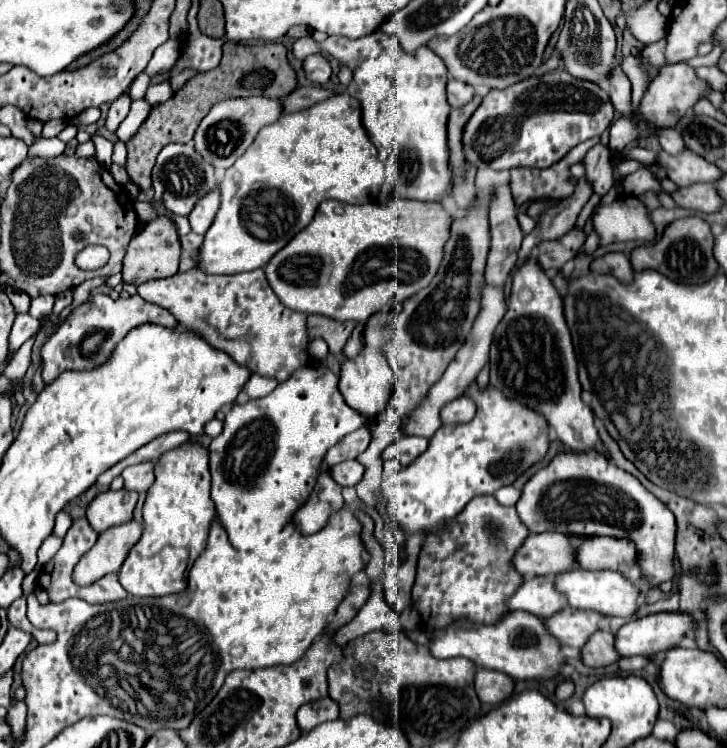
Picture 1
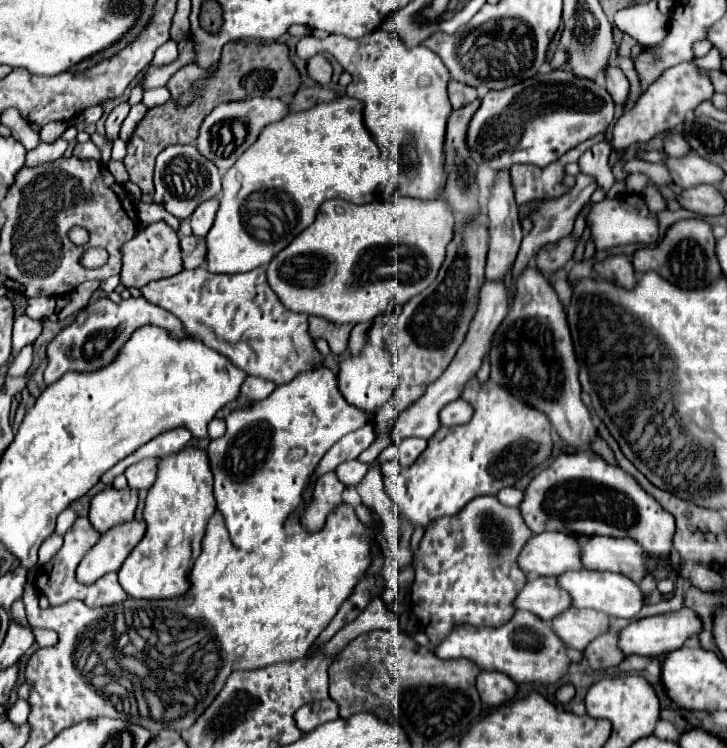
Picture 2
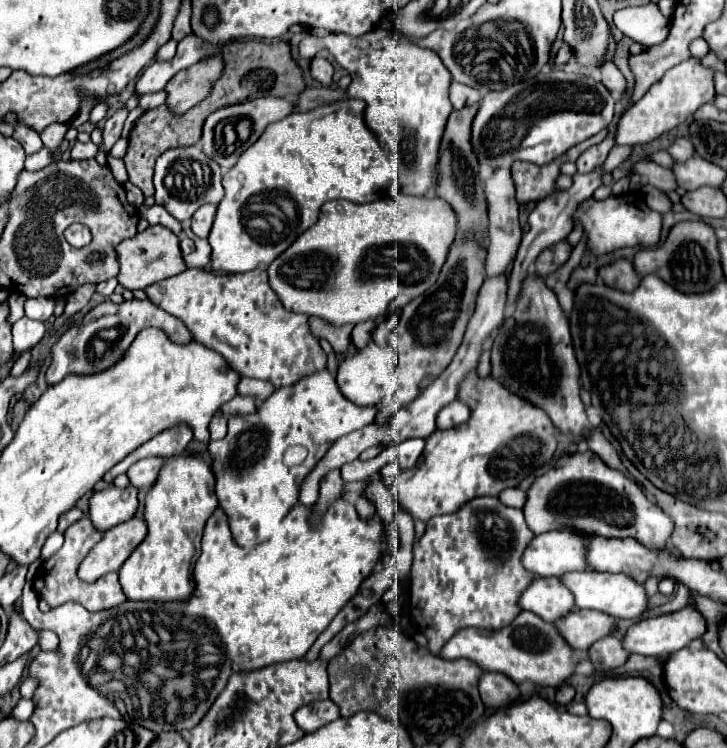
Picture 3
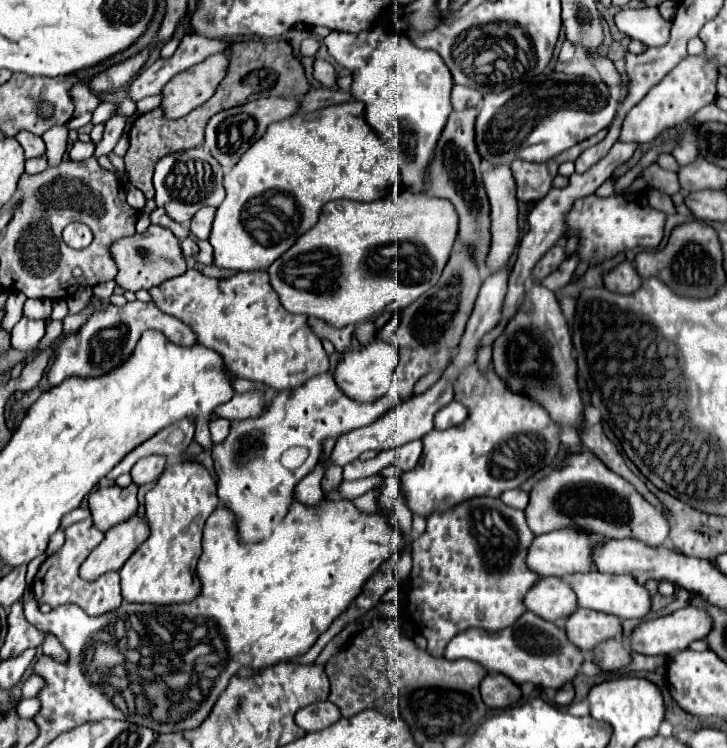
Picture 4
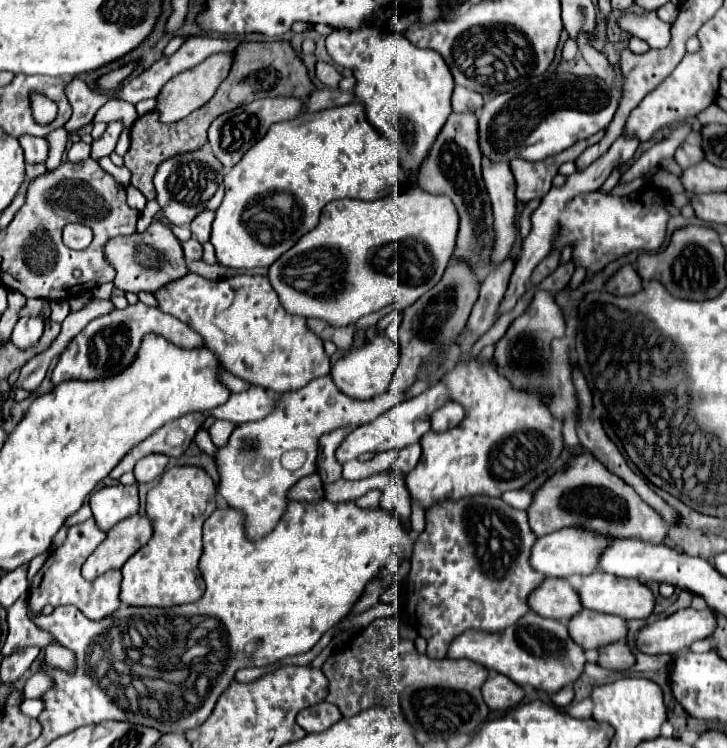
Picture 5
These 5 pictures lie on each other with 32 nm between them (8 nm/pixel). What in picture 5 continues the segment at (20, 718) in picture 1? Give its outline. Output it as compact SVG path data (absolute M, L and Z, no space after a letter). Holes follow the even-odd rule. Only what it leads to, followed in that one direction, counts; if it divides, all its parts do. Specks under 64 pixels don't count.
M24 700L22 702L22 712L26 716L38 716L42 712L42 708L44 708L42 700Z

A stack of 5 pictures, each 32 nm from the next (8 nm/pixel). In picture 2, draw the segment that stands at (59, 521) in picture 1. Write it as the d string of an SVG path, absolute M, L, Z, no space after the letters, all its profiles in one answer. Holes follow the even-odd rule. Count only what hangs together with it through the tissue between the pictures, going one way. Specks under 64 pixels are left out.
M64 510L64 512L58 516L56 532L58 532L60 536L64 536L64 534L66 534L66 530L70 528L70 524L72 524L76 518L78 518L78 512L74 512L74 510Z

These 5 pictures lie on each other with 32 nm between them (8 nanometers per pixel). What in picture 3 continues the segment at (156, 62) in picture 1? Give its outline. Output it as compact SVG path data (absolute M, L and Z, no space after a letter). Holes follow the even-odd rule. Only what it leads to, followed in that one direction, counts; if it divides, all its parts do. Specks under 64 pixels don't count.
M168 40L164 46L160 46L156 52L156 60L170 60L176 52L176 44L178 44L176 40Z

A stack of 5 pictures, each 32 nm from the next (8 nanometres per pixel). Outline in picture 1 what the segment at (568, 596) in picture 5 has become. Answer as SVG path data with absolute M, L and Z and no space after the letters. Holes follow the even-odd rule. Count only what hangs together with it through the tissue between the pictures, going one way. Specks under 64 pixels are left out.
M536 576L532 580L524 580L524 584L508 602L510 610L526 610L542 620L560 612L560 608L564 608L566 604L568 600L564 600L564 596L556 592L554 580L550 576Z

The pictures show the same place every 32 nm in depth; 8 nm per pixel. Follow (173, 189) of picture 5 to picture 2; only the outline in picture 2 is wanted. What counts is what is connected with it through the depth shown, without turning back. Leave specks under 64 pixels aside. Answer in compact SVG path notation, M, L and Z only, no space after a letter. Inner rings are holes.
M192 144L168 146L164 152L158 154L154 170L154 186L156 186L154 202L162 204L178 220L188 220L204 200L220 198L222 194L222 184L216 164L200 156L198 148Z

